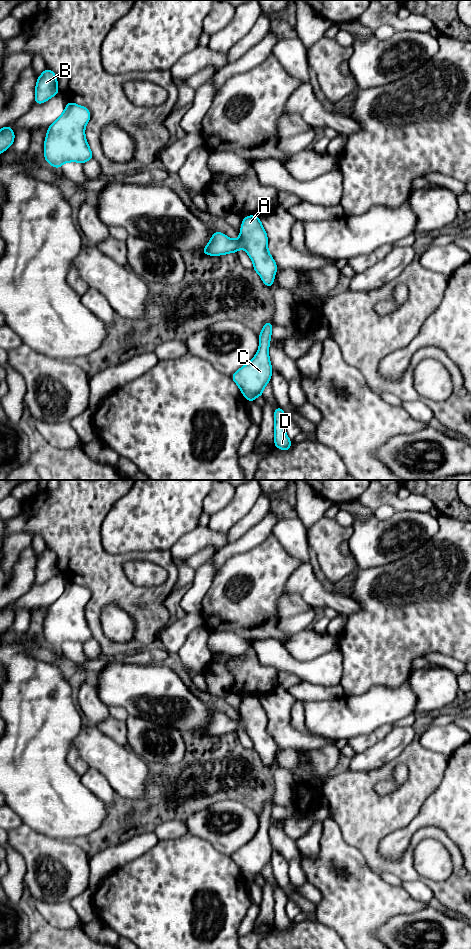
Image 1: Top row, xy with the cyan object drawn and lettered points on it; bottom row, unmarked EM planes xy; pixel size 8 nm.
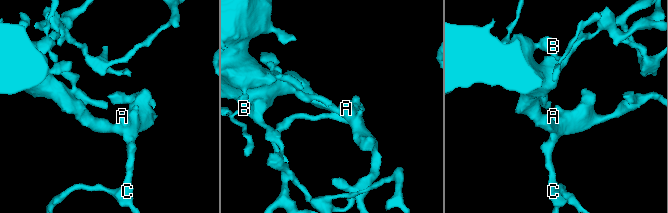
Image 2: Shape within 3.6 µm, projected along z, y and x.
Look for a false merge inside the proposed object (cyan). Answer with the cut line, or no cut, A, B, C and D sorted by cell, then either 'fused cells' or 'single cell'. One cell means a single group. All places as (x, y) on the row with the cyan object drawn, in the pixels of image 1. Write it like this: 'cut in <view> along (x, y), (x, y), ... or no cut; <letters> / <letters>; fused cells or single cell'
no cut; A B C D; single cell

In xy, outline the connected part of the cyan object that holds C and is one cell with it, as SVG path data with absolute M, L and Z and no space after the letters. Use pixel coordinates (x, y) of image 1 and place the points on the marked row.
M267 321L259 334L259 349L253 359L230 377L238 385L248 402L263 396L264 387L271 381L273 372L269 358L269 345L274 324Z

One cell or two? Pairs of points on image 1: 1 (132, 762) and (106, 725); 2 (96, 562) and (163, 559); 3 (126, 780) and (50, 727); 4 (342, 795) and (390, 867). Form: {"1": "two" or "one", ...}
{"1": "two", "2": "one", "3": "two", "4": "one"}

